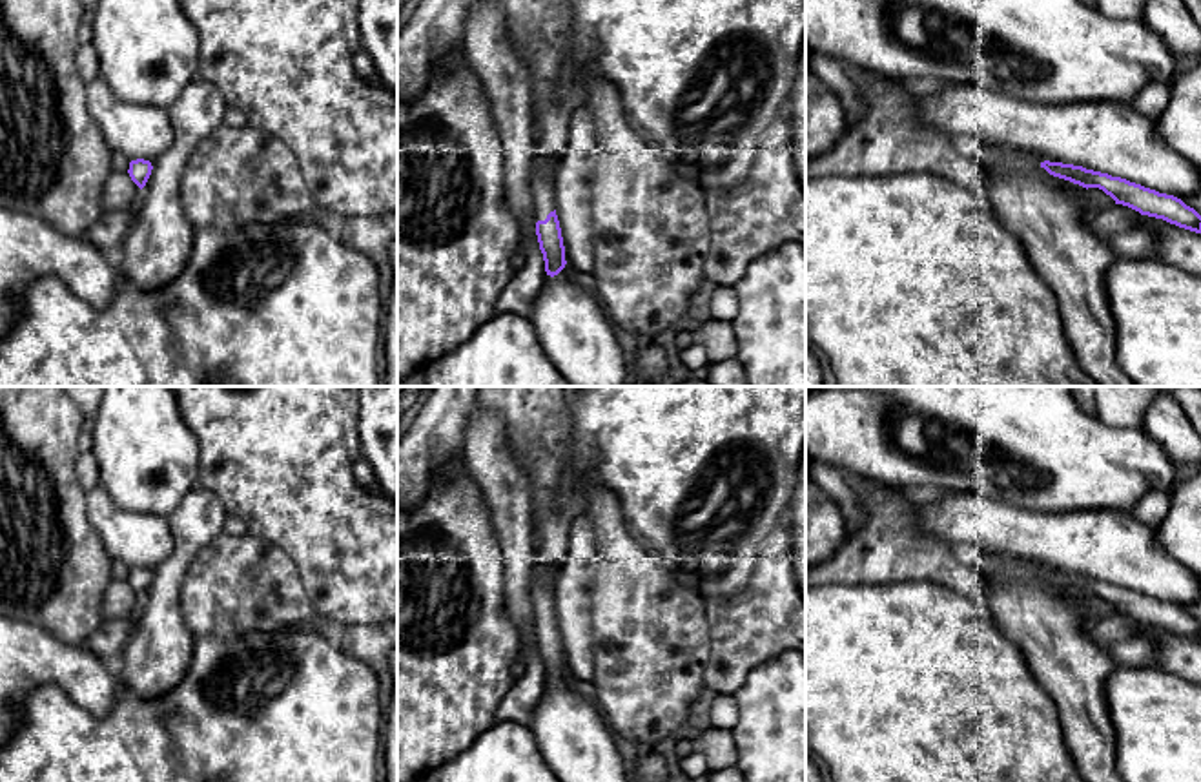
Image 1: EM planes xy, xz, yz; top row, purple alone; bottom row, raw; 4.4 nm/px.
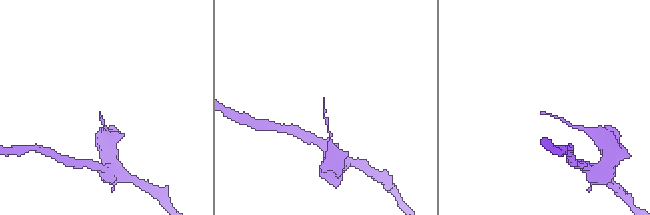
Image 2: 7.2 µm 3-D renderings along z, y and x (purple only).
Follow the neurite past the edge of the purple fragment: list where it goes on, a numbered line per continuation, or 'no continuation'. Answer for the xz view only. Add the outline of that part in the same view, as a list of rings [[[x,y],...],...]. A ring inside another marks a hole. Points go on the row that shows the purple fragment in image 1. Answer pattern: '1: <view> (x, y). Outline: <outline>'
1: xz (542, 185). Outline: [[[534,144],[532,151],[532,195],[536,206],[536,221],[545,221],[554,211],[554,179],[550,179],[543,168],[541,151]]]

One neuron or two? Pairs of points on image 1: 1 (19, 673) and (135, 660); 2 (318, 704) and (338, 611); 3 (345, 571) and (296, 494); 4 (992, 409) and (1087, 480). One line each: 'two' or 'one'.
1: two
2: two
3: one
4: one

